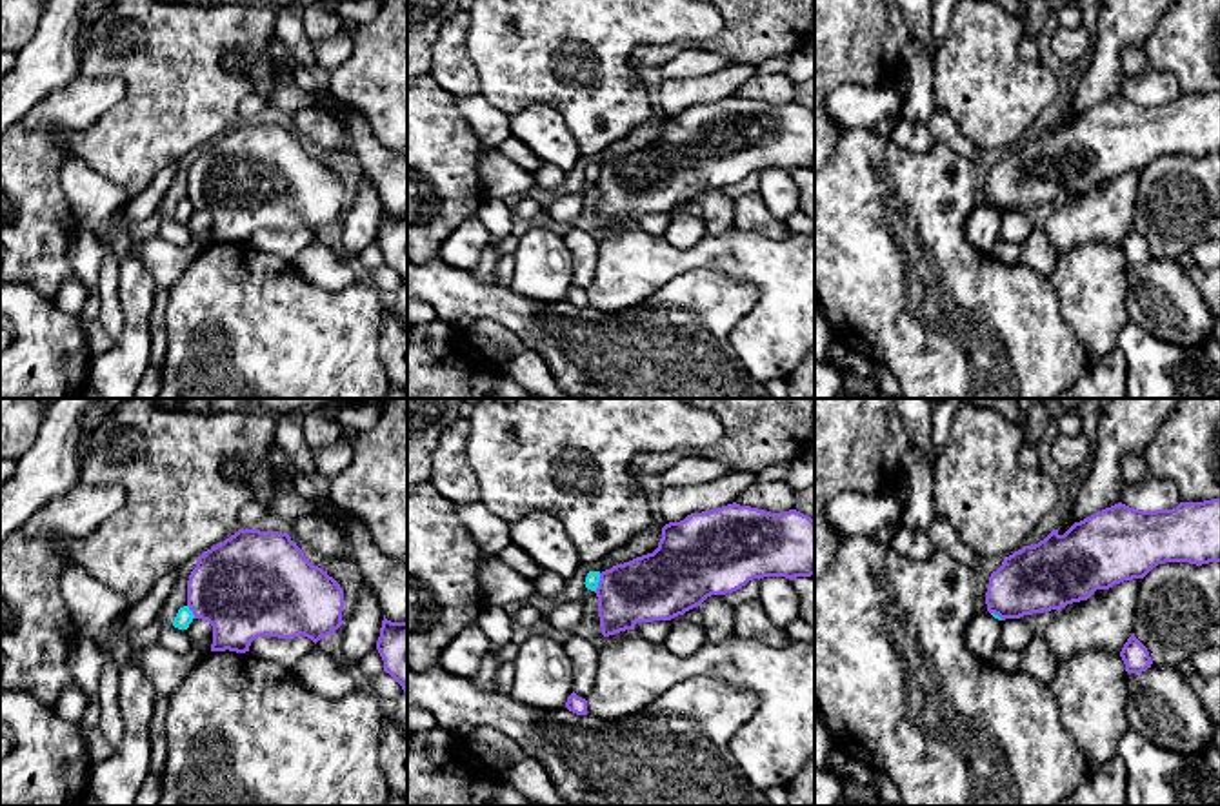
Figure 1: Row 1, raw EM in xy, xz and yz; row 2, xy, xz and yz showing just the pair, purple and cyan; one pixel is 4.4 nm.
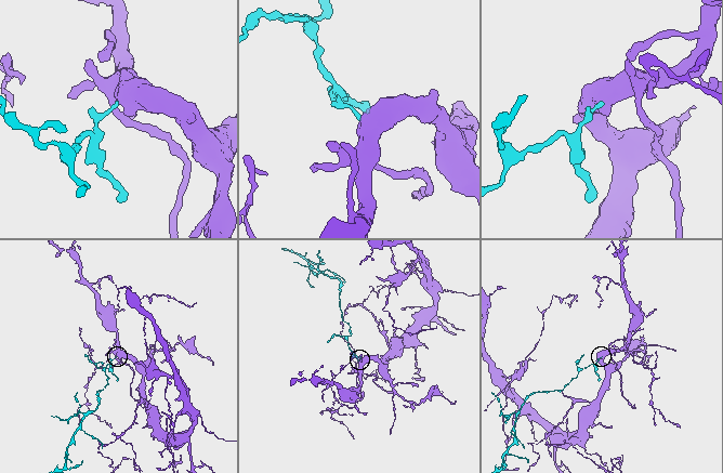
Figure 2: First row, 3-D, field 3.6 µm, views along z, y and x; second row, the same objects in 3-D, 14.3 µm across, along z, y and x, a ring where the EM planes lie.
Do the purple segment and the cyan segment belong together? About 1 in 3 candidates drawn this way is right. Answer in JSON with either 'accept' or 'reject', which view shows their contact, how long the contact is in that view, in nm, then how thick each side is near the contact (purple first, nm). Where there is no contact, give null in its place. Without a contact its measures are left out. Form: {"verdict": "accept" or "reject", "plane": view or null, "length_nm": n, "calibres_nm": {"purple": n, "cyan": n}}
{"verdict": "reject", "plane": "xz", "length_nm": 90, "calibres_nm": {"purple": 300, "cyan": 60}}

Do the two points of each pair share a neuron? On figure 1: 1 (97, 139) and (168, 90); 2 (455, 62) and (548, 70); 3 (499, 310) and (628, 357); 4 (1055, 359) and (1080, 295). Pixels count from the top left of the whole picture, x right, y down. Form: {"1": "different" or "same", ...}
{"1": "same", "2": "different", "3": "same", "4": "different"}

